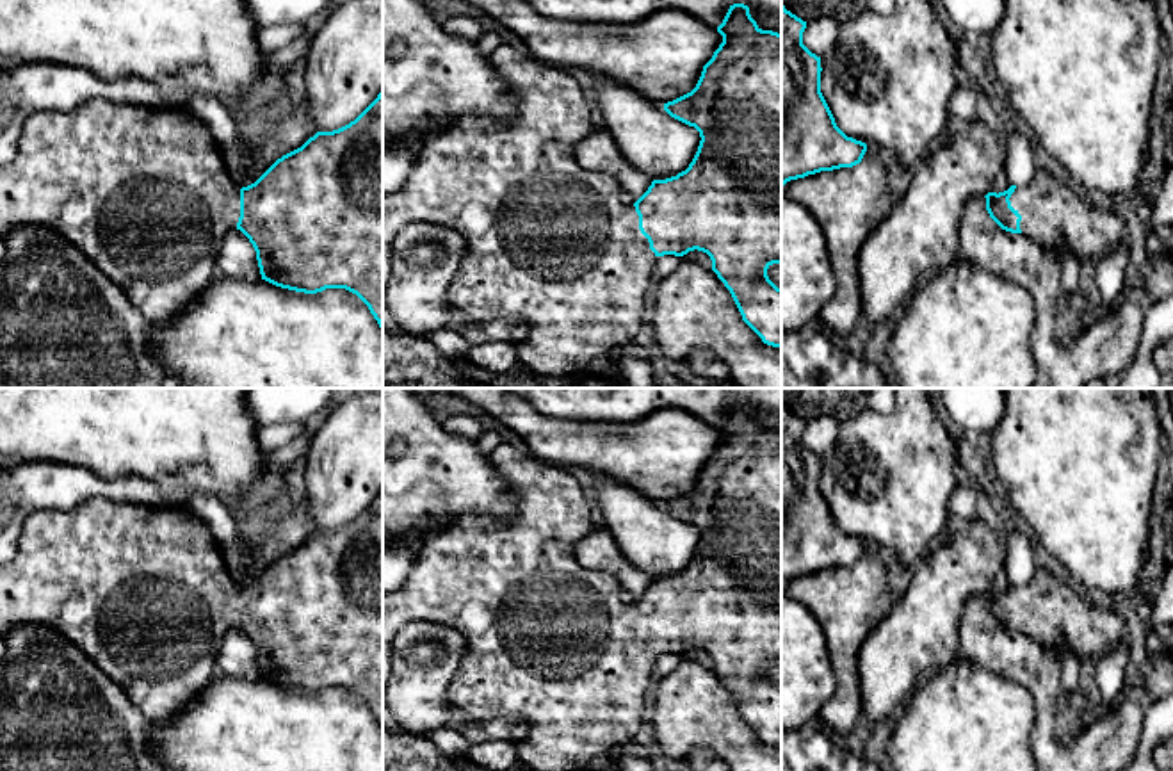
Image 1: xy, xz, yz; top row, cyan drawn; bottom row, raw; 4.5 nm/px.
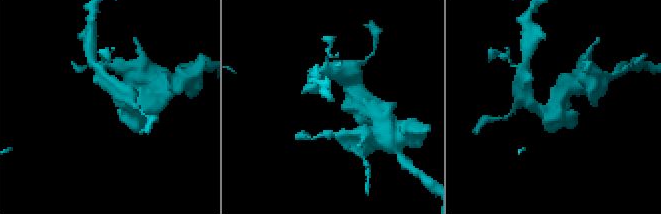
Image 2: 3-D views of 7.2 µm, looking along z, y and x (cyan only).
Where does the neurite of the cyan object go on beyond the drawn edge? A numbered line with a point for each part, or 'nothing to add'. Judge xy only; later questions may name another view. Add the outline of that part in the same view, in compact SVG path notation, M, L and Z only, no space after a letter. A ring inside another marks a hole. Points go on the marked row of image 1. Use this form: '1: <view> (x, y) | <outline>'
1: xy (145, 193) | M91 98L69 114L34 112L23 123L12 160L0 166L0 237L21 224L37 224L53 230L57 235L77 246L105 276L119 285L132 304L153 326L169 324L212 283L222 240L228 231L237 230L239 217L240 189L228 171L224 153L214 141L210 128L189 109L157 109L107 98Z

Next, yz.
1: yz (1054, 216) | M1038 169L1031 183L1016 185L1009 201L1022 215L1020 230L1031 242L1050 253L1068 249L1079 262L1109 255L1127 233L1127 223L1111 201L1100 199L1089 207L1079 189L1064 185L1047 169Z

